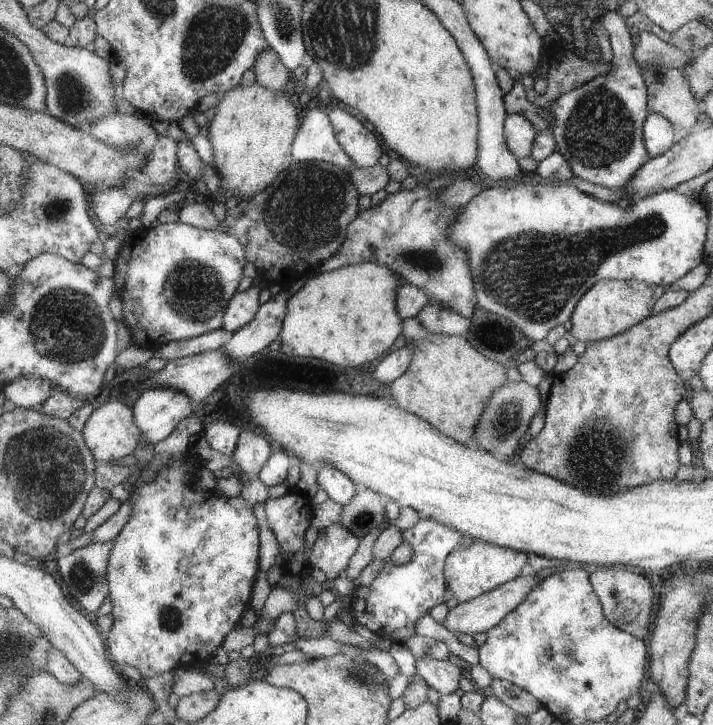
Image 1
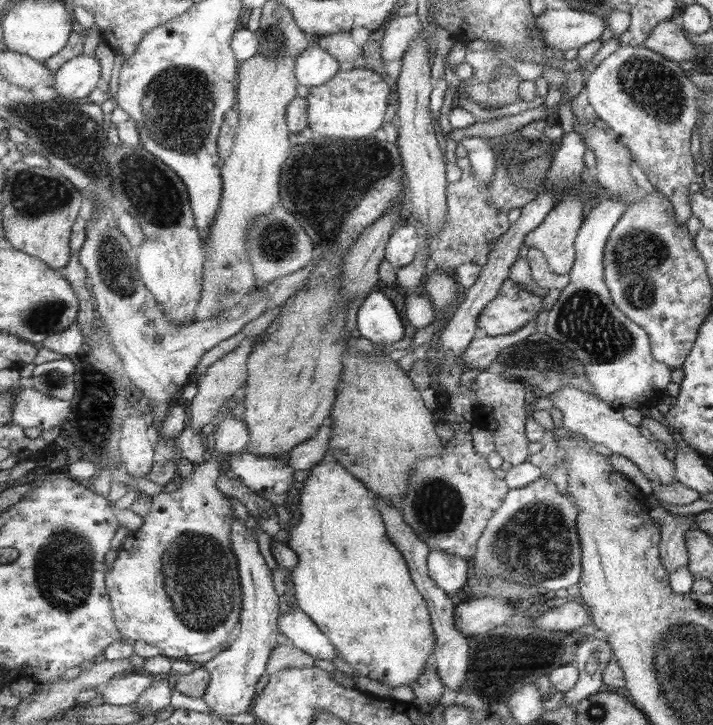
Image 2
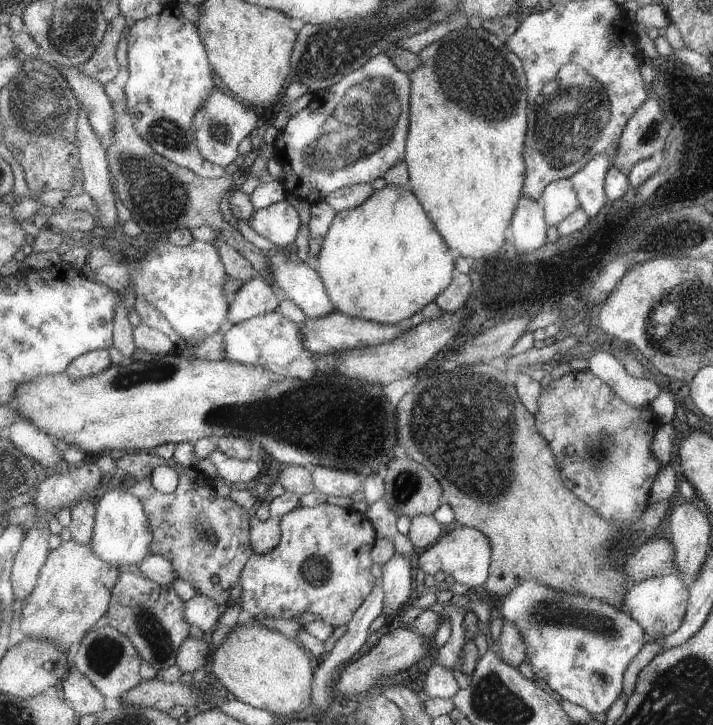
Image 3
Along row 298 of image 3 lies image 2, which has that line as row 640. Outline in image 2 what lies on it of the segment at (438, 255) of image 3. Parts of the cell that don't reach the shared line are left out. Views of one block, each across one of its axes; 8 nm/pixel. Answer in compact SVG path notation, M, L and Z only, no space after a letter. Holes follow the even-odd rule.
M327 456L317 466L313 467L303 482L304 487L300 490L299 510L300 521L289 530L290 539L288 545L299 555L297 566L291 570L290 584L294 586L296 604L304 610L317 624L318 627L334 642L338 648L341 658L350 664L359 674L380 680L391 686L411 686L416 678L419 678L427 663L433 661L432 654L437 647L437 634L430 615L430 607L422 591L415 585L411 569L403 556L402 551L391 542L391 537L386 529L386 522L382 517L382 511L377 506L372 492L367 488L362 479L357 478L346 466L343 466L337 459Z

